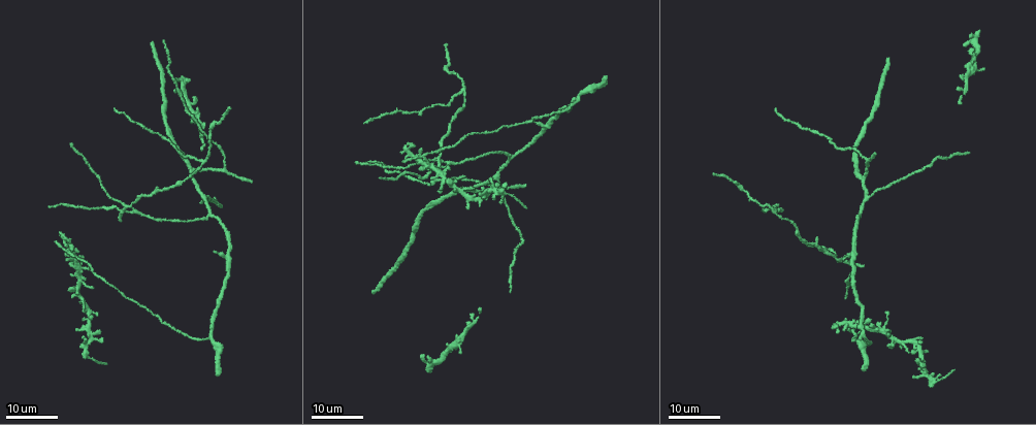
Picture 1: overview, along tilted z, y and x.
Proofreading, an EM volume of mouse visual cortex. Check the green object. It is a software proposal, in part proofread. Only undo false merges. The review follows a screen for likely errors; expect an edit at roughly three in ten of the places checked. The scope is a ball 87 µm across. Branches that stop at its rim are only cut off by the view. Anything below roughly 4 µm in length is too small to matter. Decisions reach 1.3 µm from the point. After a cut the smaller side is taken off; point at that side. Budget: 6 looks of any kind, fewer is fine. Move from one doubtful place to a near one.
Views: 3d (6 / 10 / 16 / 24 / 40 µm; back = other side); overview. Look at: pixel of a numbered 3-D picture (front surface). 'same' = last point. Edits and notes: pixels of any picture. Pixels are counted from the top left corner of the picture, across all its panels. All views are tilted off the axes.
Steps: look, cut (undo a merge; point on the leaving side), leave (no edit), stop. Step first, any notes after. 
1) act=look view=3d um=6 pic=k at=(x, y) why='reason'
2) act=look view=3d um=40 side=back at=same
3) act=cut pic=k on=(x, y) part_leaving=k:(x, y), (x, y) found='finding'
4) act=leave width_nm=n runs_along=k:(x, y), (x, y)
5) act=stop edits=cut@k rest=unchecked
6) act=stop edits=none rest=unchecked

act=look view=3d um=24 pic=1 at=(227, 168) why='arms part here'

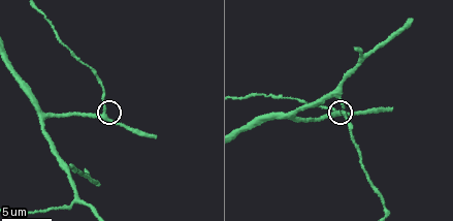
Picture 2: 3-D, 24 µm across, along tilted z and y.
act=look view=3d um=6 pic=2 at=(105, 113) why='closer look'

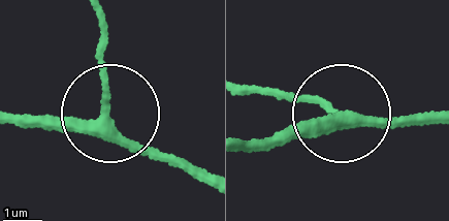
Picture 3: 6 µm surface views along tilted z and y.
act=leave arms=3 runs_along=3:(248, 146), (271, 149), (343, 116), (435, 119) found='all the same neuron'

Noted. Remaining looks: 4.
act=look view=3d um=6 pic=2 at=(338, 95)

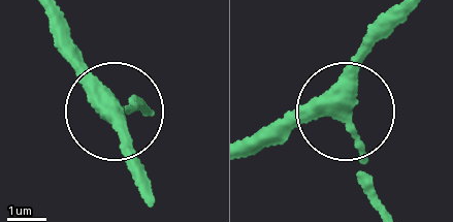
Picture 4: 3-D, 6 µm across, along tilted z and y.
act=leave width_nm=330 runs_along=4:(390, 14), (356, 60), (338, 112), (252, 134) found='one neuron here'

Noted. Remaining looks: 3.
act=look view=3d um=6 pic=2 at=(75, 201) why='a fork'

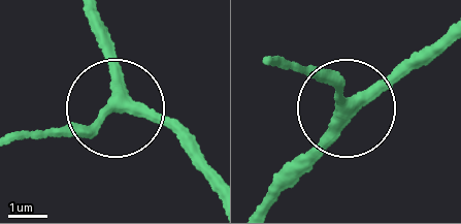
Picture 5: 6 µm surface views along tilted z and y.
act=leave arms=3 runs_along=5:(211, 167), (180, 134), (127, 114), (38, 137) found='continuous, no second neuron'

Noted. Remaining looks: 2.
act=stop edits=none rest=unchecked

